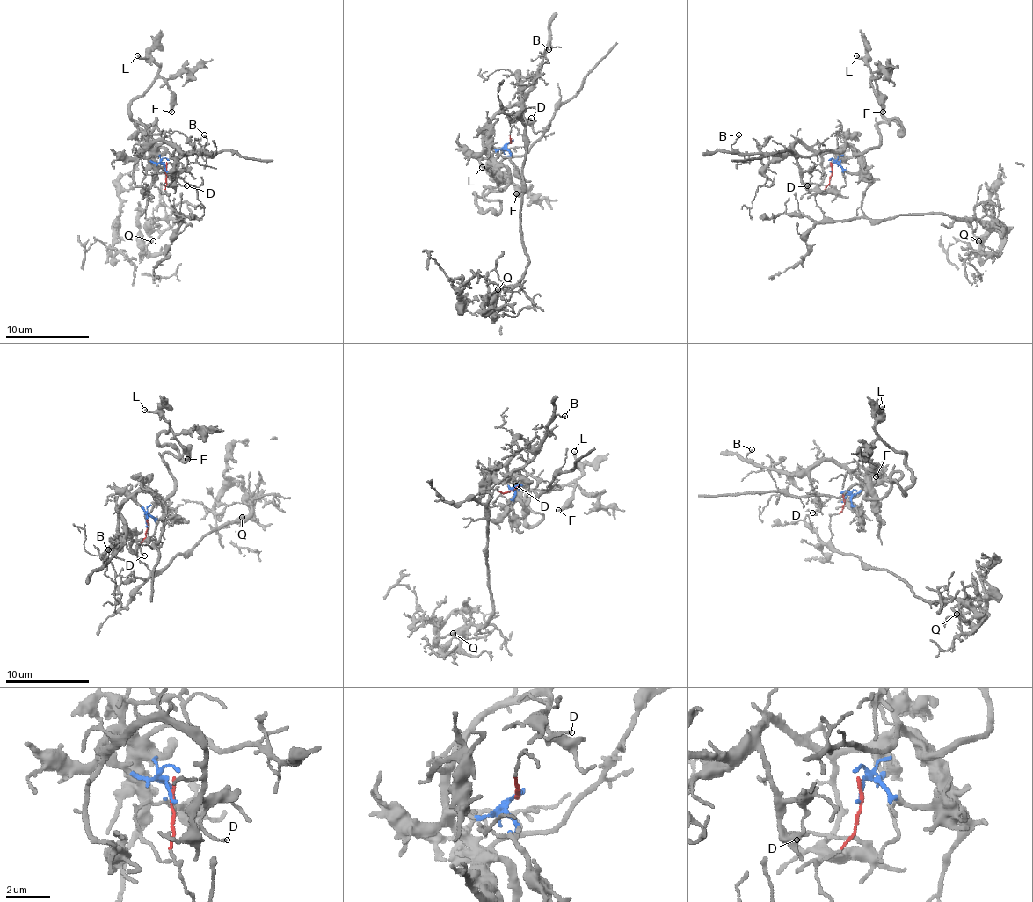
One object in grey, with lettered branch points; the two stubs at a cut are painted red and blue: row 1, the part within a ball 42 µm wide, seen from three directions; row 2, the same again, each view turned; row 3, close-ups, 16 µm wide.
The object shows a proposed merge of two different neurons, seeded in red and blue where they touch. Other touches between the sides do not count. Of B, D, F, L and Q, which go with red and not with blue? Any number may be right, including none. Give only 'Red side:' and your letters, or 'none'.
Red side: Q

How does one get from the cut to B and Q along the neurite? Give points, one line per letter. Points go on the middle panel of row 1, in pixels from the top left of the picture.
B: (511, 142), (490, 149), (485, 145), (485, 126), (531, 86), (548, 43), (552, 47), (548, 49)
Q: (511, 142), (512, 126), (523, 136), (520, 235), (527, 270), (485, 311), (487, 297), (498, 288)

